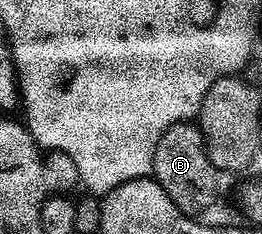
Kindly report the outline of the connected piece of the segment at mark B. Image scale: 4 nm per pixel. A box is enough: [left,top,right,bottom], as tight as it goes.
[151,121,221,217]

